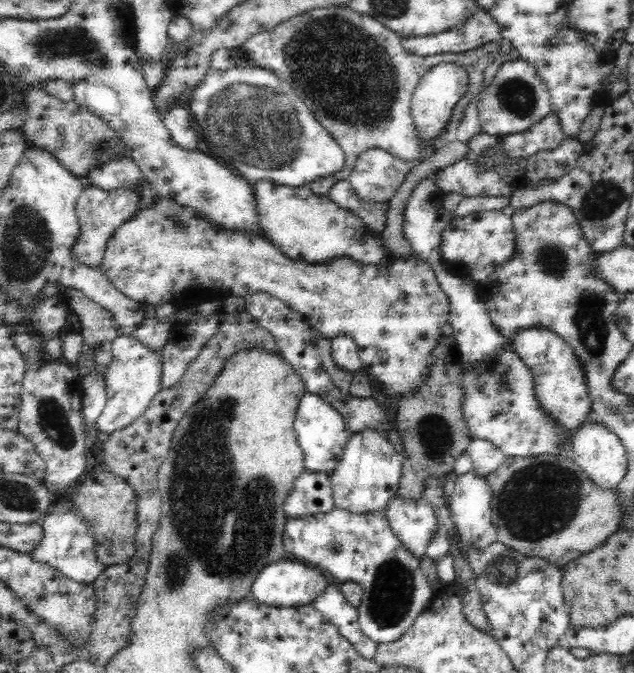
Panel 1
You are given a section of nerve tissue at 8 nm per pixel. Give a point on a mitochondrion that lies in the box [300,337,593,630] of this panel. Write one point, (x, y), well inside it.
(557, 488)

